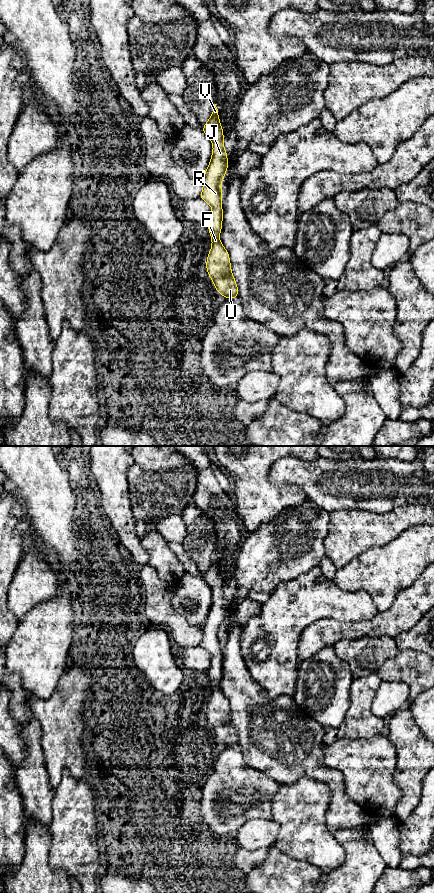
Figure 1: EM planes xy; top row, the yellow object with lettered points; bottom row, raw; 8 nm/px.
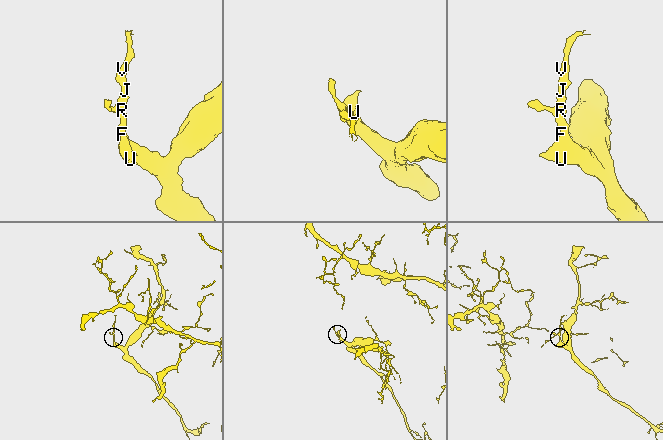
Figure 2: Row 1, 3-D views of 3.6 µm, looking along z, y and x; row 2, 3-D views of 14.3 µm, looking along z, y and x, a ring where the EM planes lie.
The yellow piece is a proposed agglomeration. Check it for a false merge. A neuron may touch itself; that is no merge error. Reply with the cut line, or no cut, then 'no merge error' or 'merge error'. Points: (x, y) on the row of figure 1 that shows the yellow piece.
no cut; no merge error

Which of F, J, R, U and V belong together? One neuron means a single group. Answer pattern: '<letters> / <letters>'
F J R U V

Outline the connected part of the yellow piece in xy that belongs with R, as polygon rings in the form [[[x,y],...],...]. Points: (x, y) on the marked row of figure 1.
[[[215,104],[211,117],[201,128],[213,144],[211,160],[203,176],[203,190],[200,194],[200,198],[213,207],[207,223],[212,246],[207,257],[206,269],[217,292],[227,299],[234,299],[238,296],[238,287],[231,271],[229,253],[219,239],[223,220],[221,183],[228,168],[228,159],[223,145],[223,129],[218,117]]]

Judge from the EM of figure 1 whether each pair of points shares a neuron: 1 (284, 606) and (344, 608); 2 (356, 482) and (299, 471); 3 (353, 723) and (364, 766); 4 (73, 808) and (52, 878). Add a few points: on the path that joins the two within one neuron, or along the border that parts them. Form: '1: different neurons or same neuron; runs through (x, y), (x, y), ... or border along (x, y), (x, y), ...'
1: same neuron; runs through (299, 606), (329, 606)
2: same neuron; runs through (342, 482), (325, 482), (313, 478)
3: different neurons; border along (380, 733), (369, 738), (340, 738), (334, 742)
4: different neurons; border along (50, 847), (49, 865), (69, 876)

